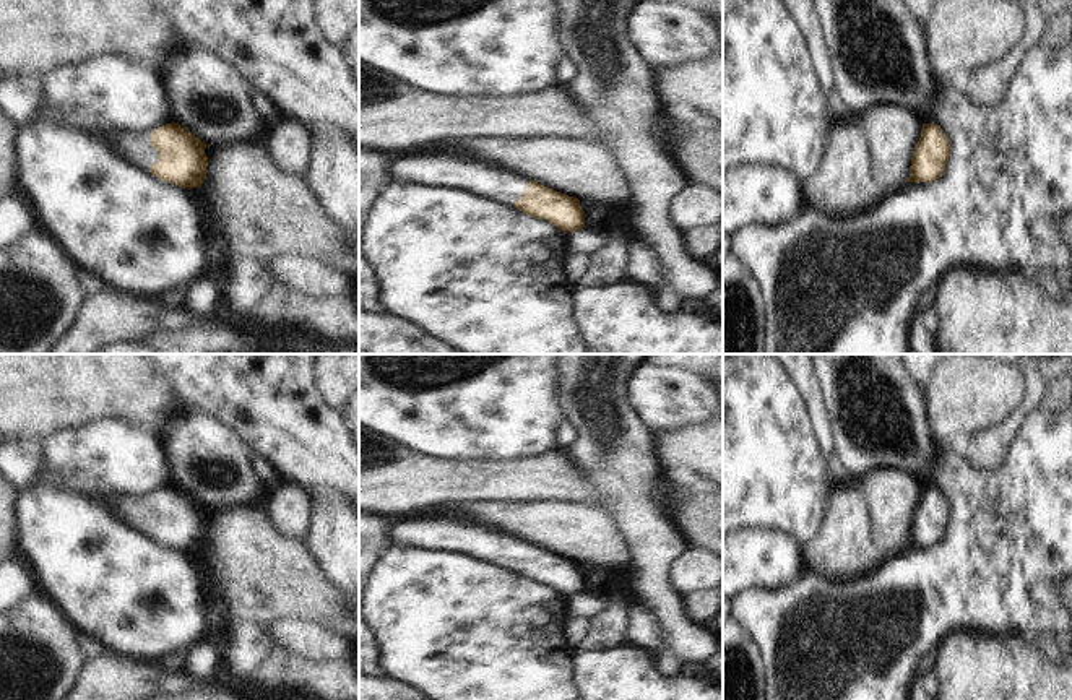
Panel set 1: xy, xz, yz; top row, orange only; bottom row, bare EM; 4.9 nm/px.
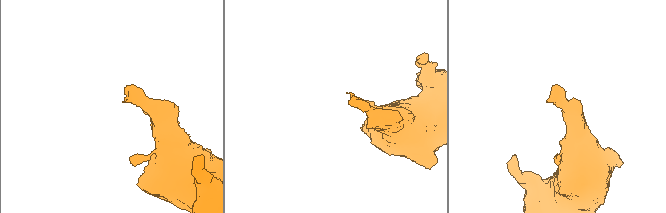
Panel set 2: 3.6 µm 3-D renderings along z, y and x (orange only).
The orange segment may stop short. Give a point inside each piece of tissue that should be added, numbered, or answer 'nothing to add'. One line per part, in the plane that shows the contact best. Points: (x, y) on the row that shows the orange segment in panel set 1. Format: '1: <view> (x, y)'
1: xy (134, 145)

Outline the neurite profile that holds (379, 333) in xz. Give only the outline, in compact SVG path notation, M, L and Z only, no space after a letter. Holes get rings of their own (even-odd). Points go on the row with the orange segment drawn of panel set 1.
M359 307L359 354L468 354L429 330L393 313Z

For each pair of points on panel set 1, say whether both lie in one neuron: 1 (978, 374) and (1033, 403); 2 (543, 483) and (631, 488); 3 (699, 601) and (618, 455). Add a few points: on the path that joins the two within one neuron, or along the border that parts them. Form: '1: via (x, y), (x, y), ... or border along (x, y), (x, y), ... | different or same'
1: border along (1020, 371), (1025, 380), (1025, 397), (996, 424) | different
2: border along (572, 457), (595, 483), (598, 502) | different
3: border along (684, 596), (687, 611), (705, 626) | different

